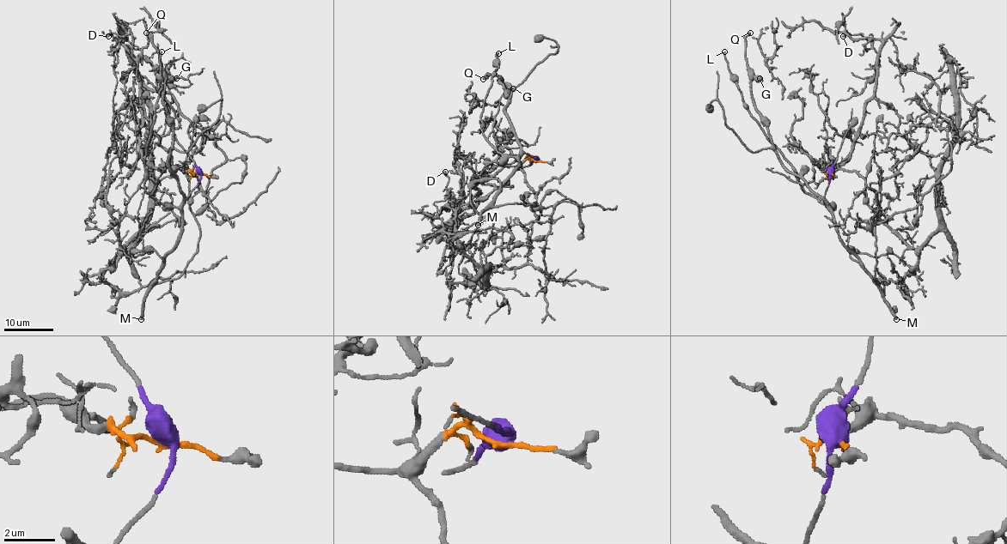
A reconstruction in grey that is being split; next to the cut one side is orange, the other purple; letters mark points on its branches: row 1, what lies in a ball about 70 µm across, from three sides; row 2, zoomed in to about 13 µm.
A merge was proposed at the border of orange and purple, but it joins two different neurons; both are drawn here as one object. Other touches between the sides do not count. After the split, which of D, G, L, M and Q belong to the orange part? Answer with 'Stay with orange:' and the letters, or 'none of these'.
Stay with orange: D

